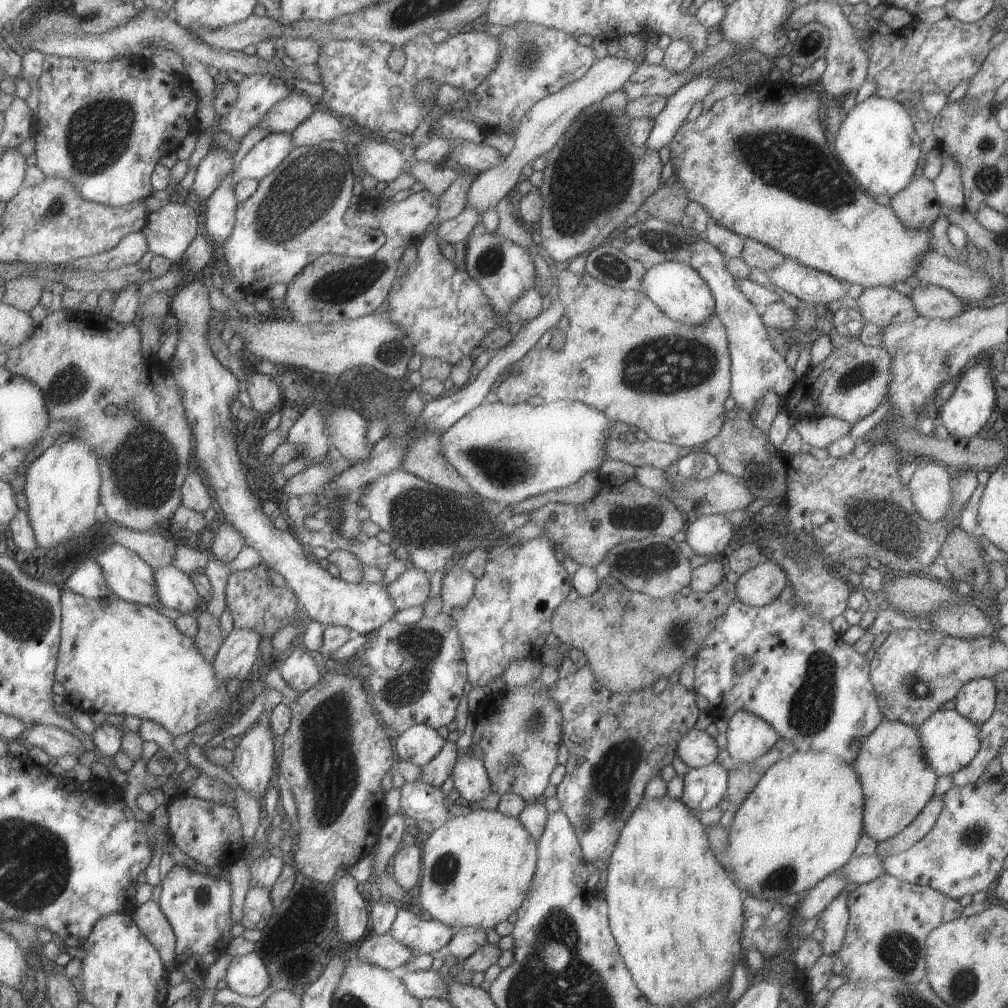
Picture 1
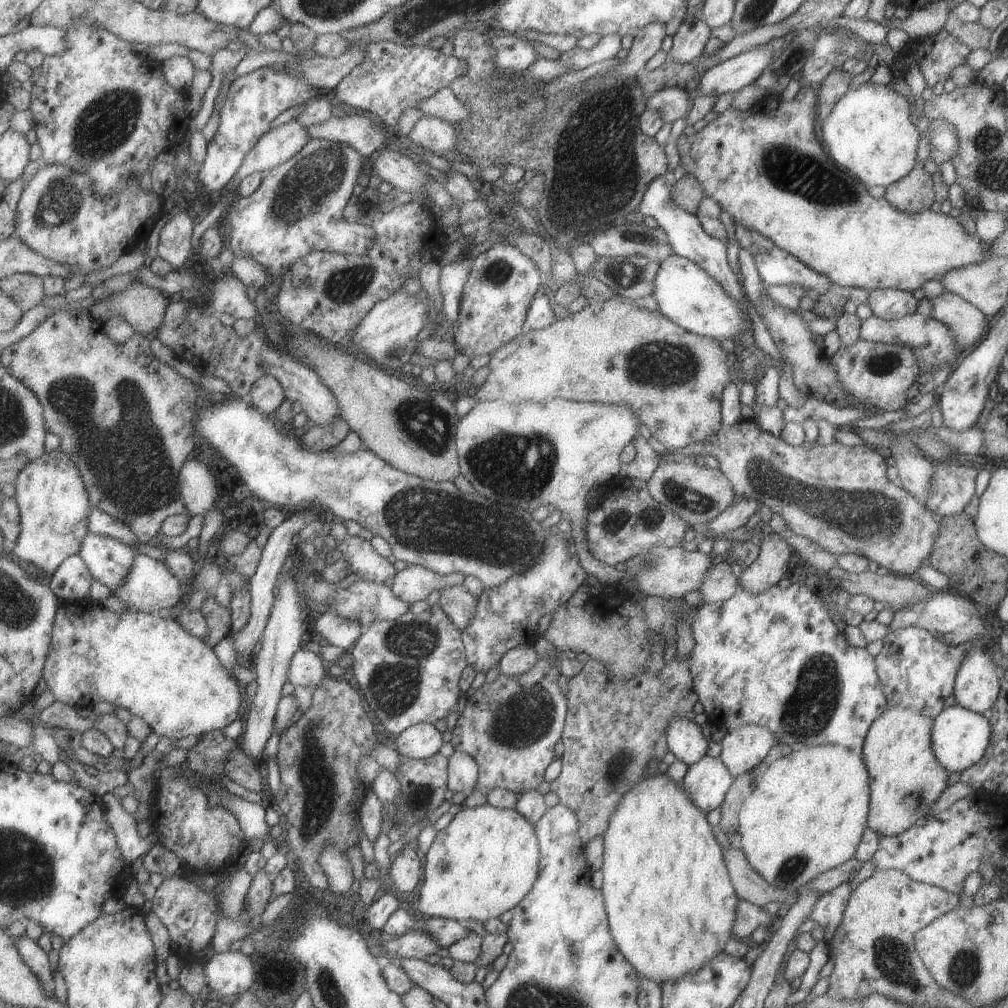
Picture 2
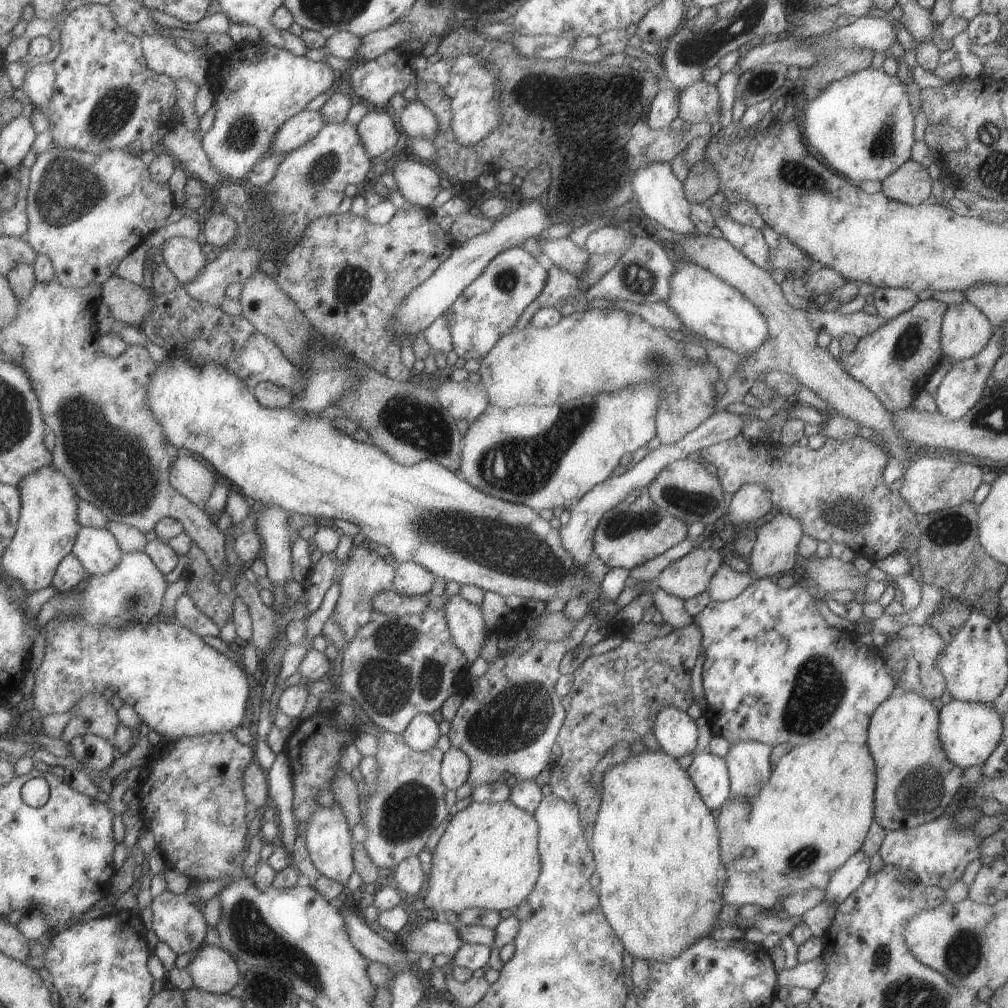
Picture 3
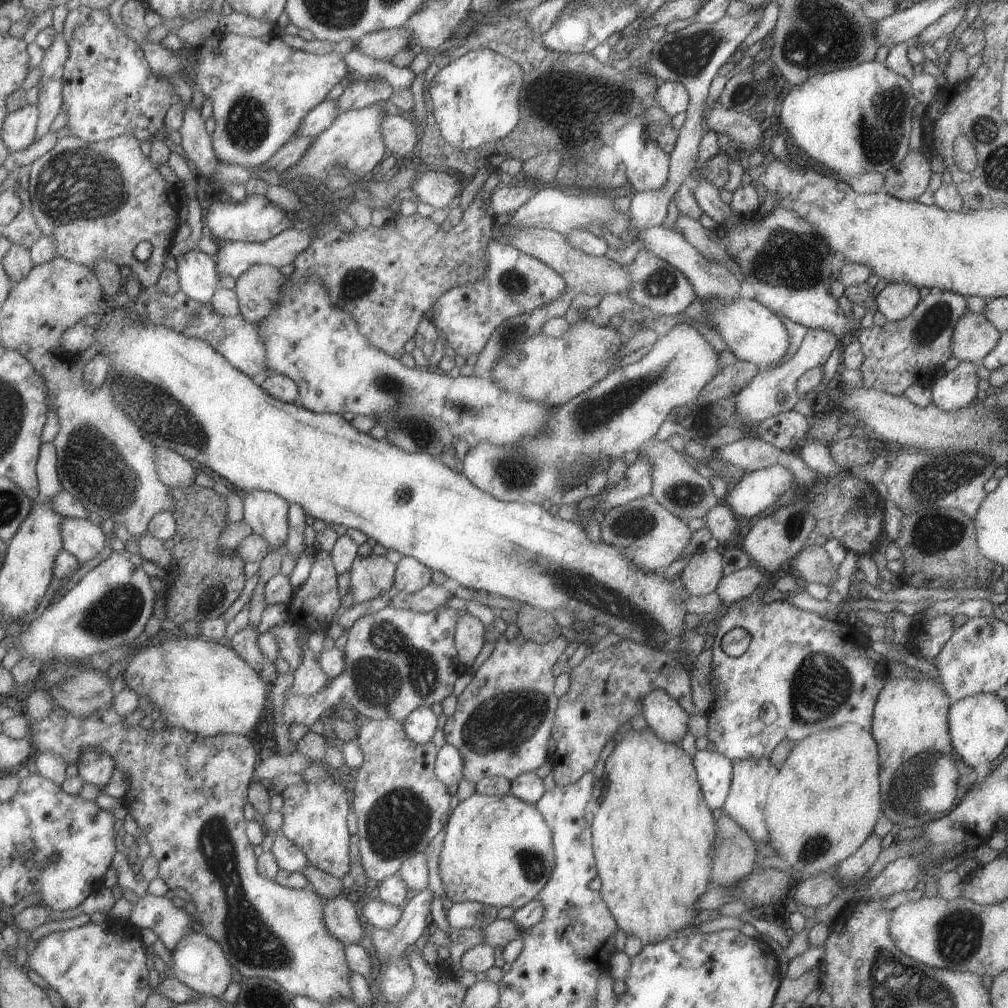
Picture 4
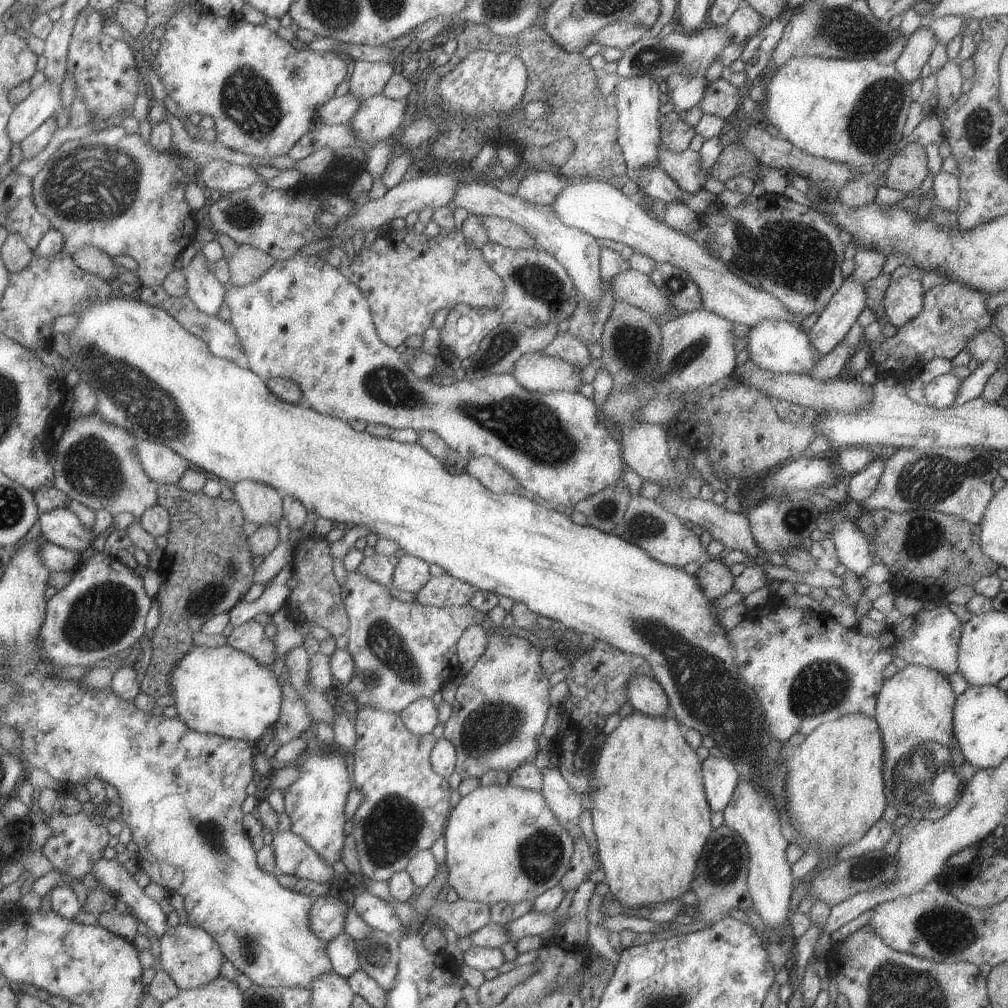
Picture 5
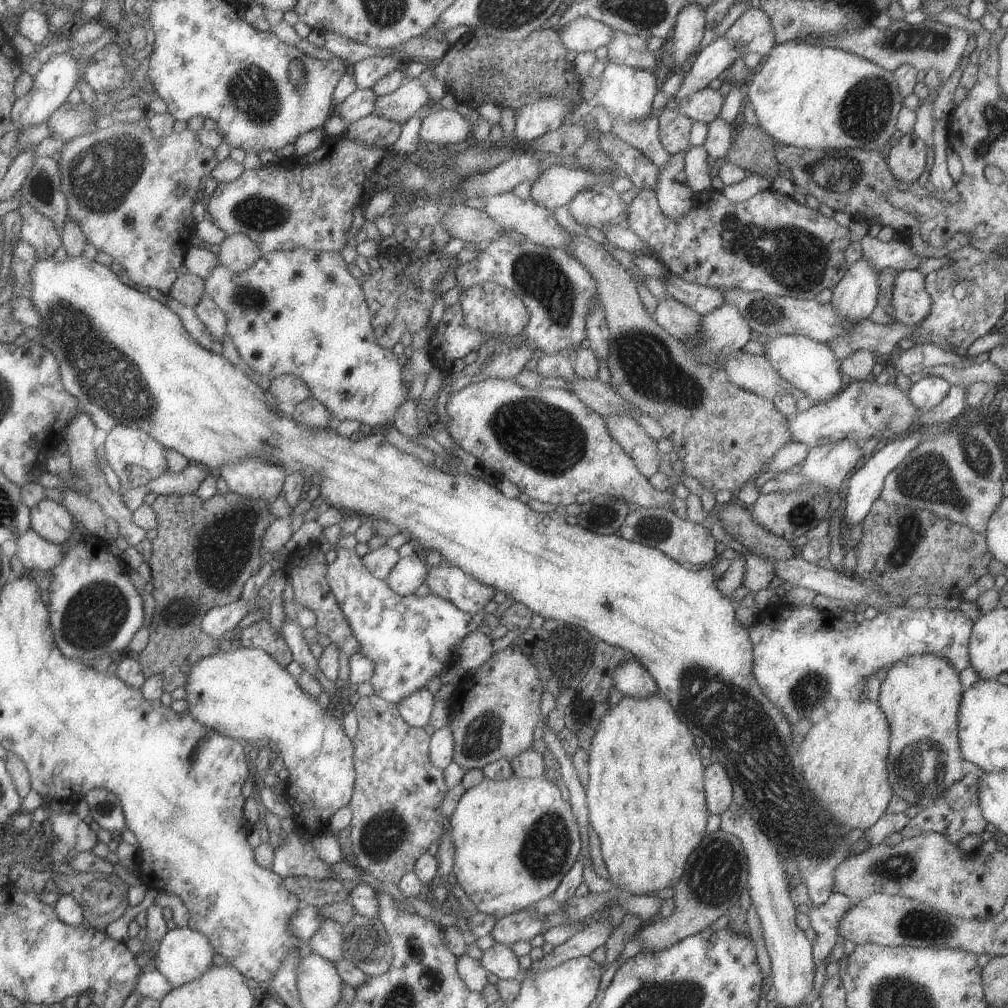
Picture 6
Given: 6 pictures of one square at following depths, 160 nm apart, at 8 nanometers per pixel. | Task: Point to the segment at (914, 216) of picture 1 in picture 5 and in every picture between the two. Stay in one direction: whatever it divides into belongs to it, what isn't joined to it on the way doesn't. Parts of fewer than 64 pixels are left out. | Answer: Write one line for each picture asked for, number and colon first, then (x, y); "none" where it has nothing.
2: (913, 193)
3: (910, 184)
4: (906, 180)
5: (908, 167)

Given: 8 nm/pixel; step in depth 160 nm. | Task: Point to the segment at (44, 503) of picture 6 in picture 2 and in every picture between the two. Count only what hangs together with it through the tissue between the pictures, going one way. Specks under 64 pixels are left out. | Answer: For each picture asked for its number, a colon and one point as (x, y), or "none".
2: (111, 561)
3: (98, 549)
4: (85, 540)
5: (61, 526)

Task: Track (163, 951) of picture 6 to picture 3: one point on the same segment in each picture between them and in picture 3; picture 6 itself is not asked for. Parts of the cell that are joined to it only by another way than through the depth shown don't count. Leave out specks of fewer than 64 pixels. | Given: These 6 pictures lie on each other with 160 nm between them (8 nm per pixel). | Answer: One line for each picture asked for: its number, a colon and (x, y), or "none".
3: (214, 969)
4: (200, 961)
5: (192, 956)

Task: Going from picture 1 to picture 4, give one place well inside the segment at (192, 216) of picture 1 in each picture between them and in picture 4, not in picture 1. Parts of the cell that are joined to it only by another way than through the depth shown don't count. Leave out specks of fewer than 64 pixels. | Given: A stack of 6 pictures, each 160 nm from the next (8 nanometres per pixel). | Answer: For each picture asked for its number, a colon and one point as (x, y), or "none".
2: (176, 245)
3: (185, 257)
4: (199, 277)

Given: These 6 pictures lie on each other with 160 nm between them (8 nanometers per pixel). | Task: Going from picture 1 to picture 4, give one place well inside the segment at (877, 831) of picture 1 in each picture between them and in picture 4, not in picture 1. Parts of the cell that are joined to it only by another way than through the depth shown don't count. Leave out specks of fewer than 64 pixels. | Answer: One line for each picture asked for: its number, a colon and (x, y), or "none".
2: (904, 778)
3: (914, 782)
4: (919, 773)

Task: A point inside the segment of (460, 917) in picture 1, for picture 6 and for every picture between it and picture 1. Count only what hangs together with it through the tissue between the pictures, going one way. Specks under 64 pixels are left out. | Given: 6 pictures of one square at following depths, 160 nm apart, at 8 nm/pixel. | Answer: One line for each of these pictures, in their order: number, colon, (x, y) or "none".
2: (485, 860)
3: (487, 857)
4: (498, 851)
5: (502, 844)
6: (514, 839)

